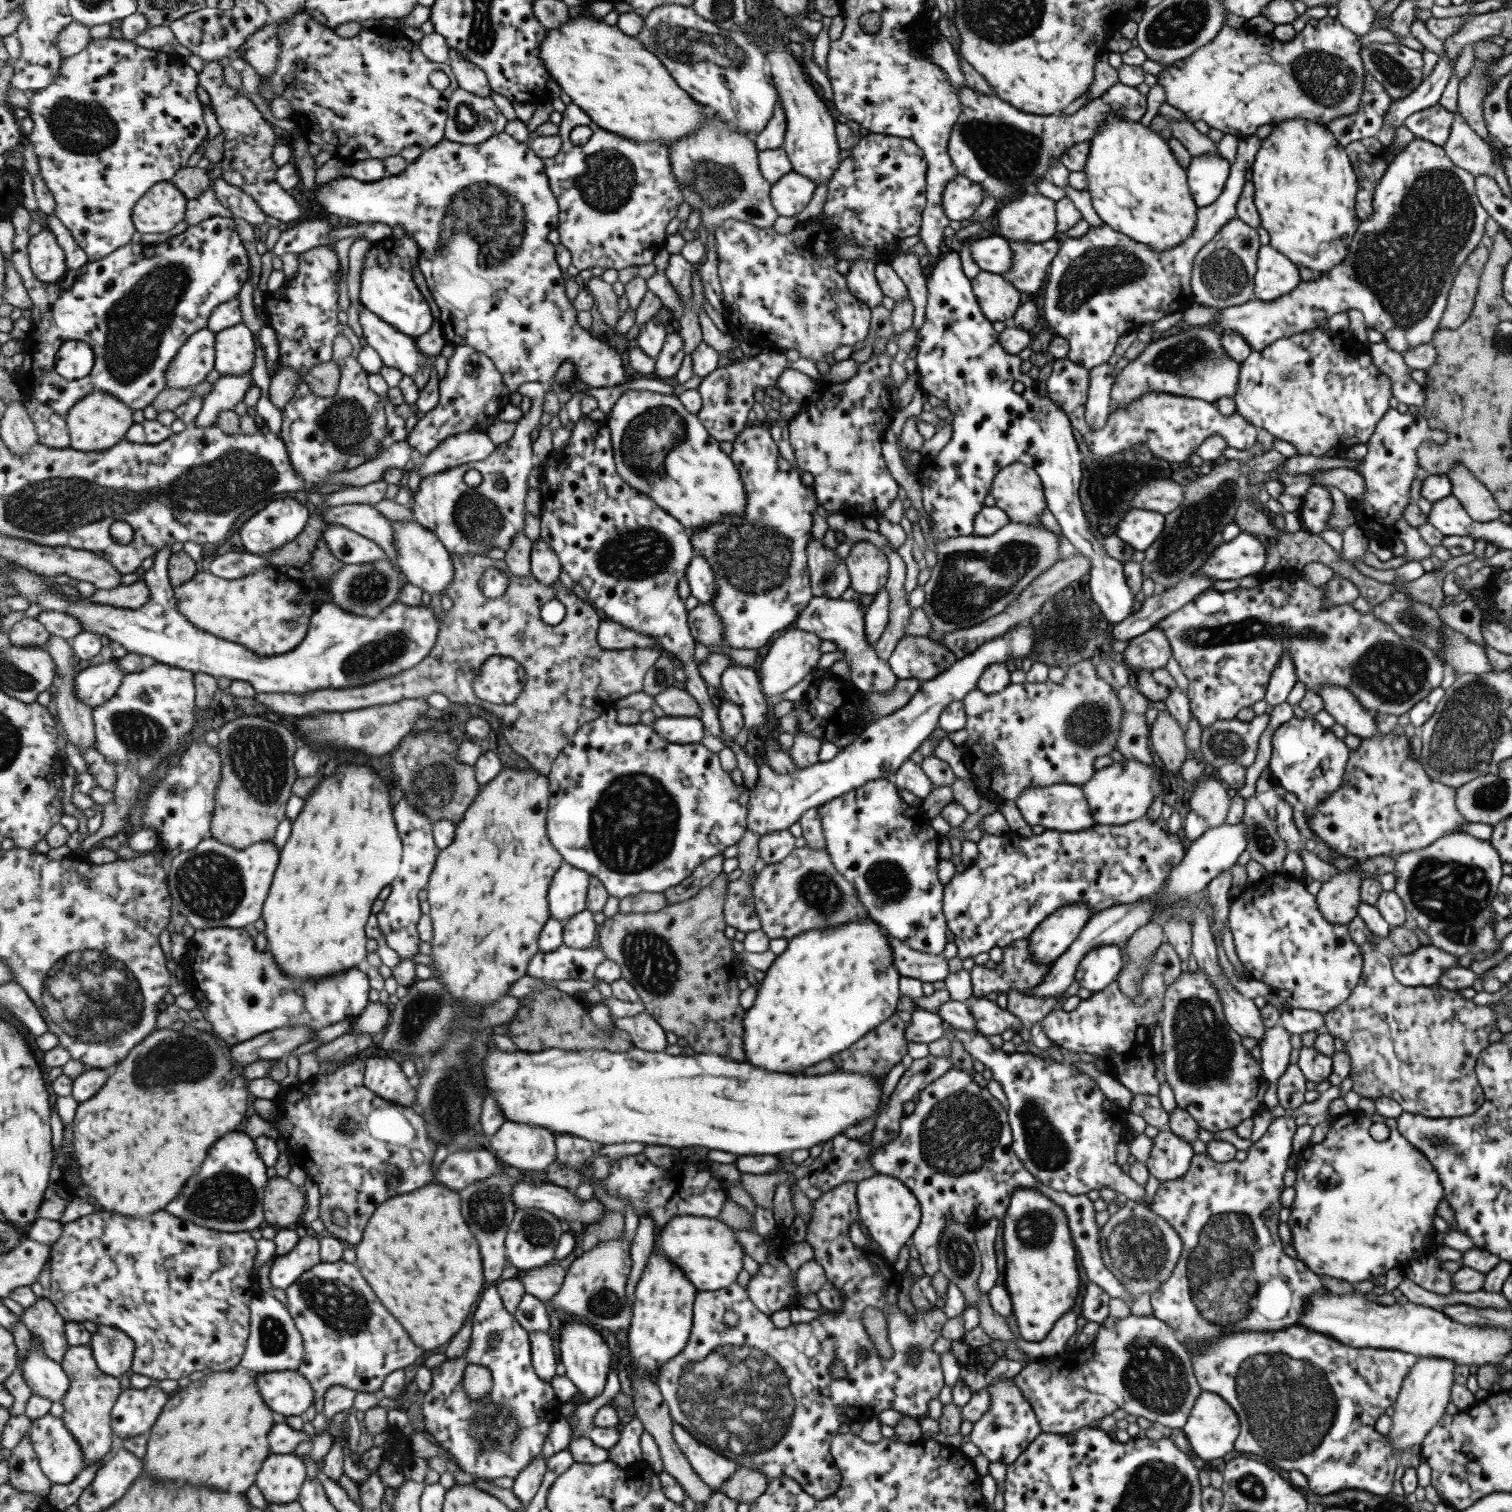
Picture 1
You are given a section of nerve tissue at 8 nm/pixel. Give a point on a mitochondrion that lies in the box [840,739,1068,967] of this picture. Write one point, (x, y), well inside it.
(887, 885)

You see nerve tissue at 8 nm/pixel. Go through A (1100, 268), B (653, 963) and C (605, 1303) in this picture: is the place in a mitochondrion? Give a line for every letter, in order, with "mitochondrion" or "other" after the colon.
A: mitochondrion
B: mitochondrion
C: mitochondrion

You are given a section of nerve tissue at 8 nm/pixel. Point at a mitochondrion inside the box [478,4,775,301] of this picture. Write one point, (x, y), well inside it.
(695, 49)

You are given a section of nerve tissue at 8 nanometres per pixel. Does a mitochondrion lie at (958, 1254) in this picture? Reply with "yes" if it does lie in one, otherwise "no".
yes

